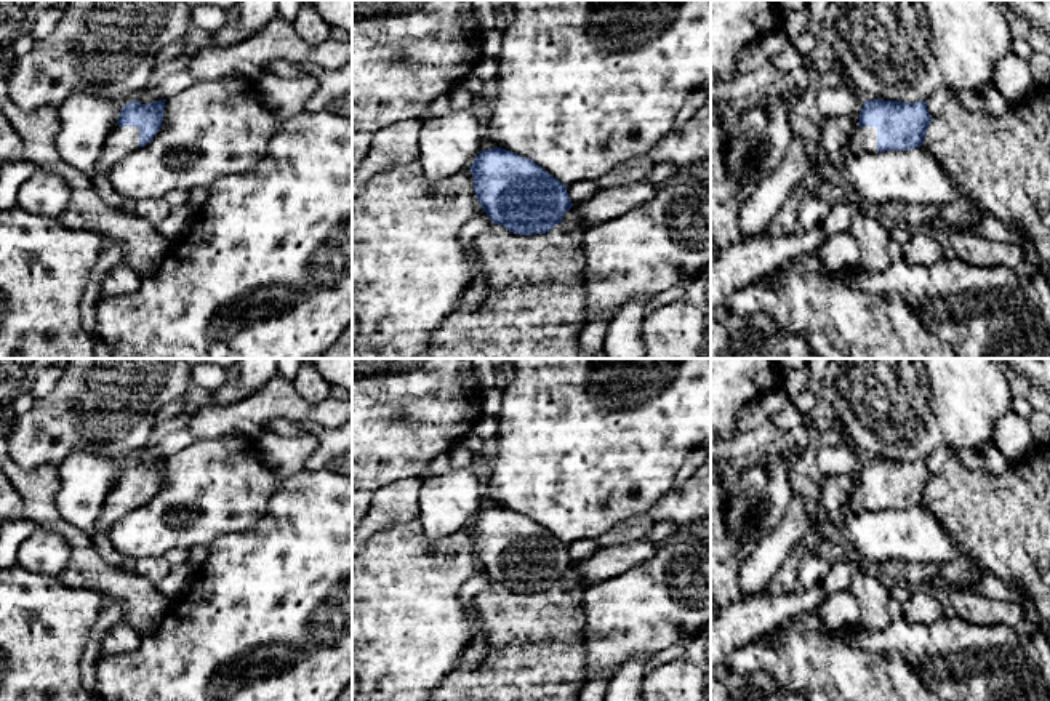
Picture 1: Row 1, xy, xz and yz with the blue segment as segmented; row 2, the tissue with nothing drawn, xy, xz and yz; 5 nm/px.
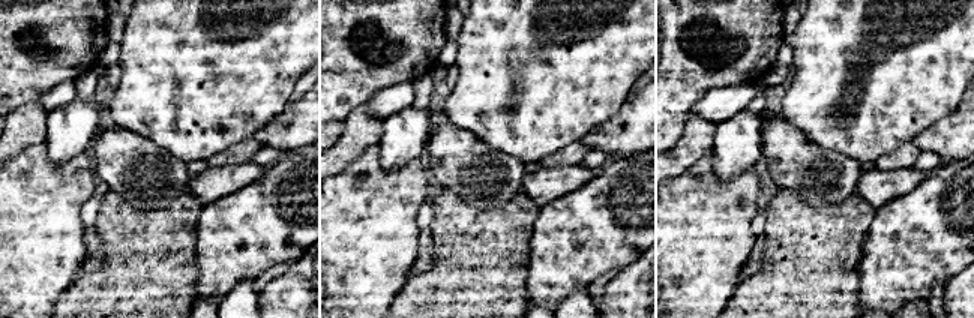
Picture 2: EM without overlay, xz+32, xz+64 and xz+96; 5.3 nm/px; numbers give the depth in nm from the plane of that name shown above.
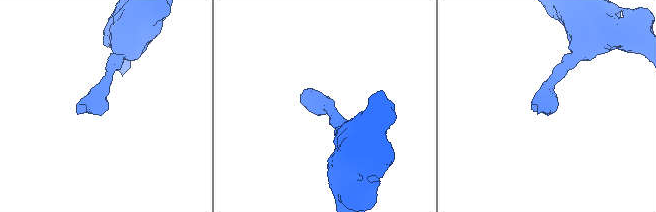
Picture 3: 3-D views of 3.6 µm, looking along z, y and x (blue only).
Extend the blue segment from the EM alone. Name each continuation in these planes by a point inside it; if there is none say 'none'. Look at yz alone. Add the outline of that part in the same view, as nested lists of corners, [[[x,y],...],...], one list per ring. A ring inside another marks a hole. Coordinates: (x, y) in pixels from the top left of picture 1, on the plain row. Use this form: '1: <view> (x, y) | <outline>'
1: yz (865, 496) | [[[856,485],[852,493],[852,509],[860,514],[866,511],[877,511],[877,487]]]

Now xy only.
1: xy (122, 500) | [[[115,483],[102,503],[93,535],[109,533],[123,517],[139,507],[139,487]]]

